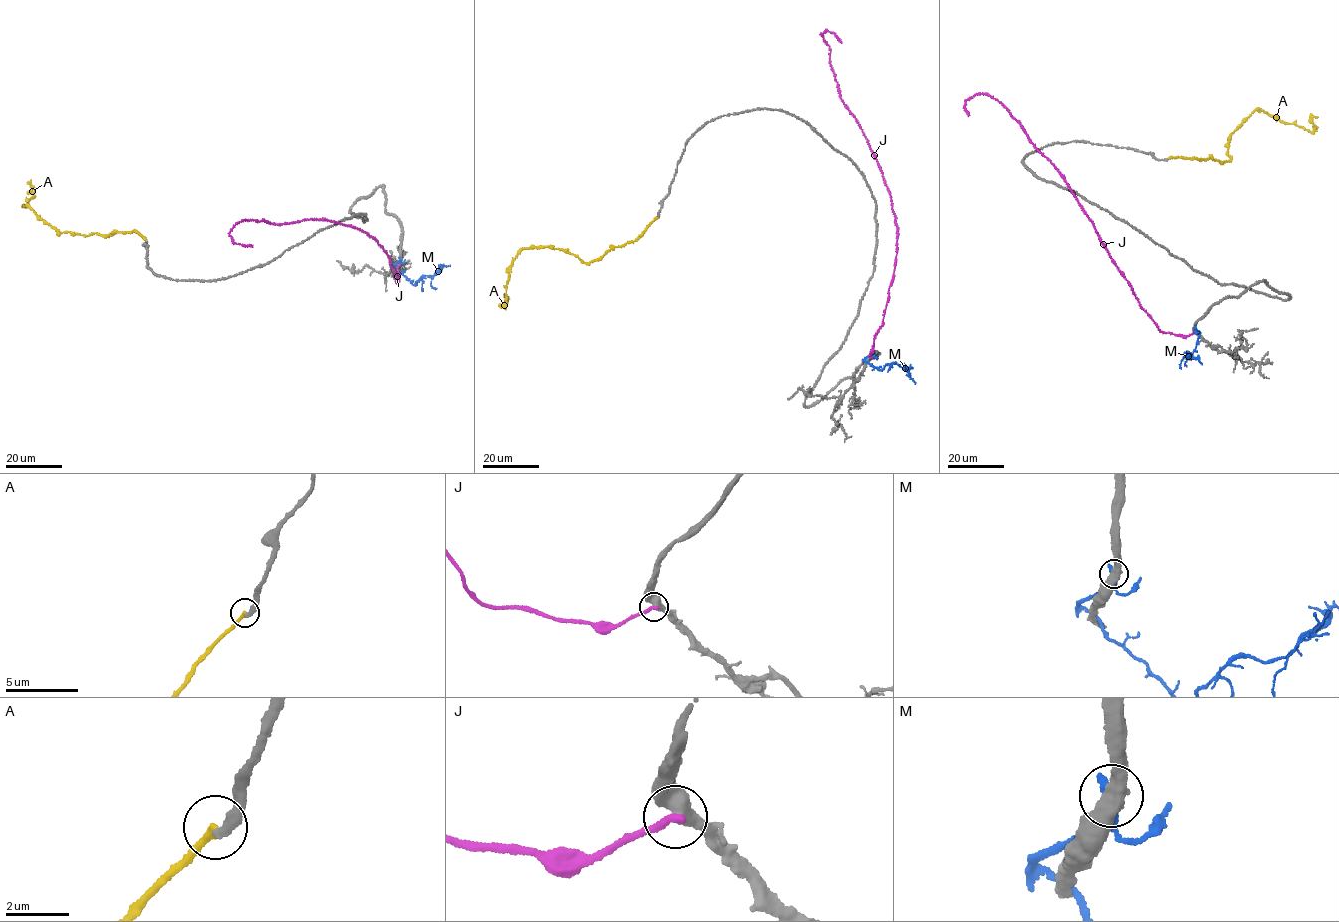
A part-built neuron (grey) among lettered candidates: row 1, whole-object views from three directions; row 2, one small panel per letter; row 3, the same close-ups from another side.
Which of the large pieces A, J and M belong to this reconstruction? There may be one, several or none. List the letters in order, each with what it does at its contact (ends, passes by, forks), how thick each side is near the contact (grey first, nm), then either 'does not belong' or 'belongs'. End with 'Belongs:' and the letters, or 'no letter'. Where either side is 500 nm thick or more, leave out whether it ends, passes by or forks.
A: it ends; calibres 240 and 280 nm; does not belong
J: it ends; calibres 480 and 280 nm; does not belong
M: it ends; calibres 460 and 340 nm; does not belong
Belongs: no letter

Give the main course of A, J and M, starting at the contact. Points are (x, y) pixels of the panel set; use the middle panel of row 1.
A: (656, 217), (634, 240), (588, 263), (556, 248), (524, 248), (513, 260), (505, 307), (506, 297), (504, 301)
J: (871, 356), (889, 294), (898, 229), (890, 194), (859, 122), (838, 92), (821, 33), (834, 33), (841, 43)
M: (874, 354), (864, 360), (879, 370), (892, 363), (902, 366), (915, 384)

